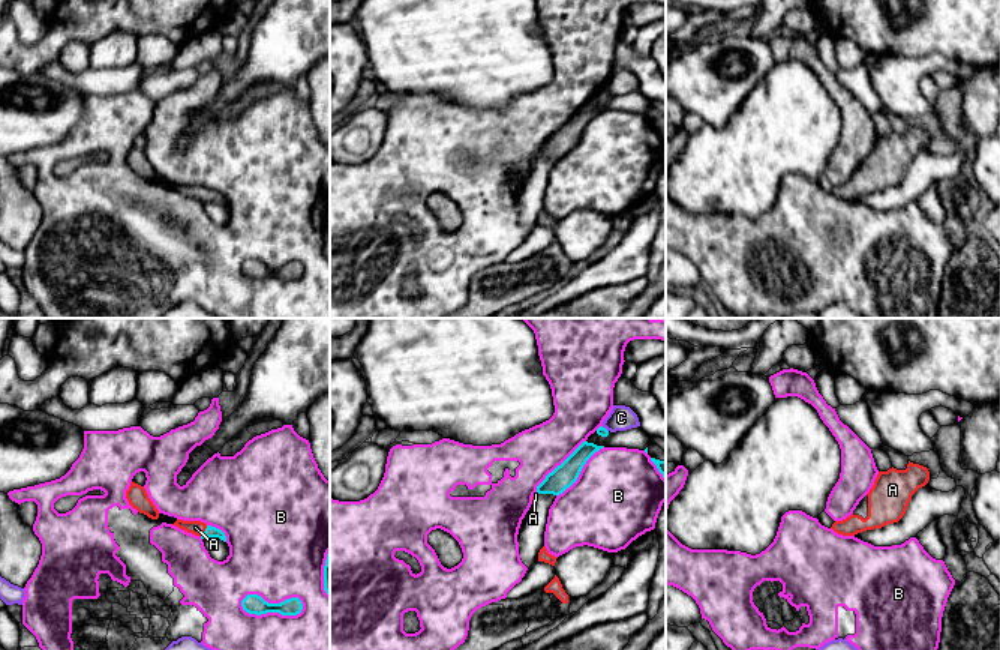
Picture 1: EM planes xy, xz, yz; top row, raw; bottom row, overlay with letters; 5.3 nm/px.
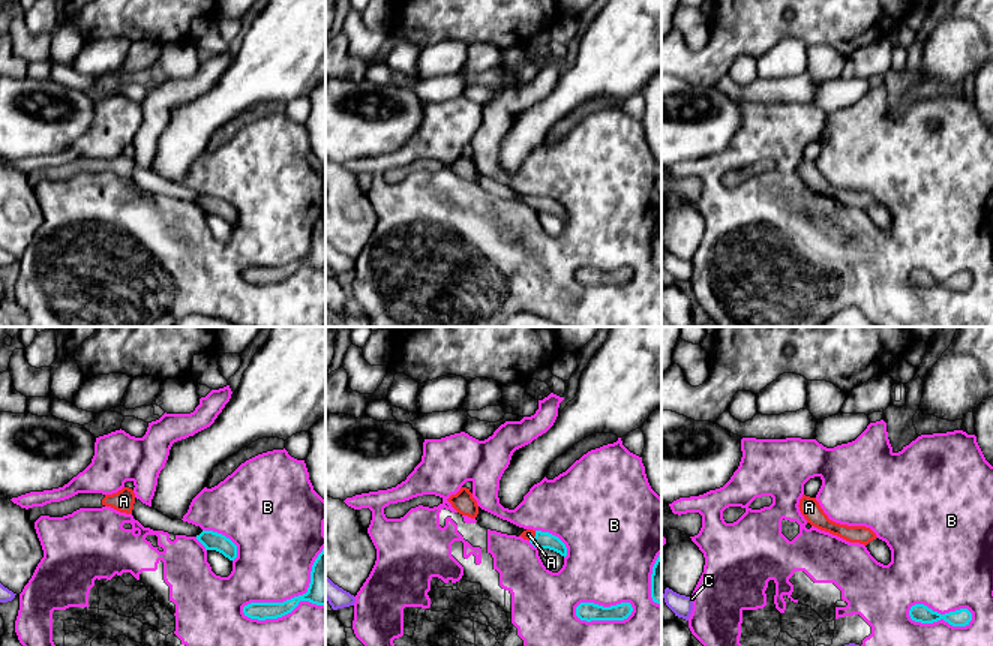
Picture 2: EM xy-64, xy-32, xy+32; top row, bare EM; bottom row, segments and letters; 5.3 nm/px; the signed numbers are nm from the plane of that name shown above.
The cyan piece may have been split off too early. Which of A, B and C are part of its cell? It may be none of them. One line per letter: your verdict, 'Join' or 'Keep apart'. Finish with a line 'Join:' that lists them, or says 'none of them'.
A: Join
B: Keep apart
C: Keep apart
Join: A

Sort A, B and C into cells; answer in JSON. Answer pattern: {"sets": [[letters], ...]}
{"sets": [["A"], ["B"], ["C"]]}

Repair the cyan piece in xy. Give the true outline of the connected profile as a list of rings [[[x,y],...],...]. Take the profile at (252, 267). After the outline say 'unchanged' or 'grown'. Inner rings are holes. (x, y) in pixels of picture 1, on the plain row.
[[[247,258],[241,264],[241,270],[249,278],[267,278],[267,276],[279,276],[282,279],[297,279],[303,273],[303,267],[298,261],[286,263],[280,267],[268,267],[258,258]]]; unchanged

